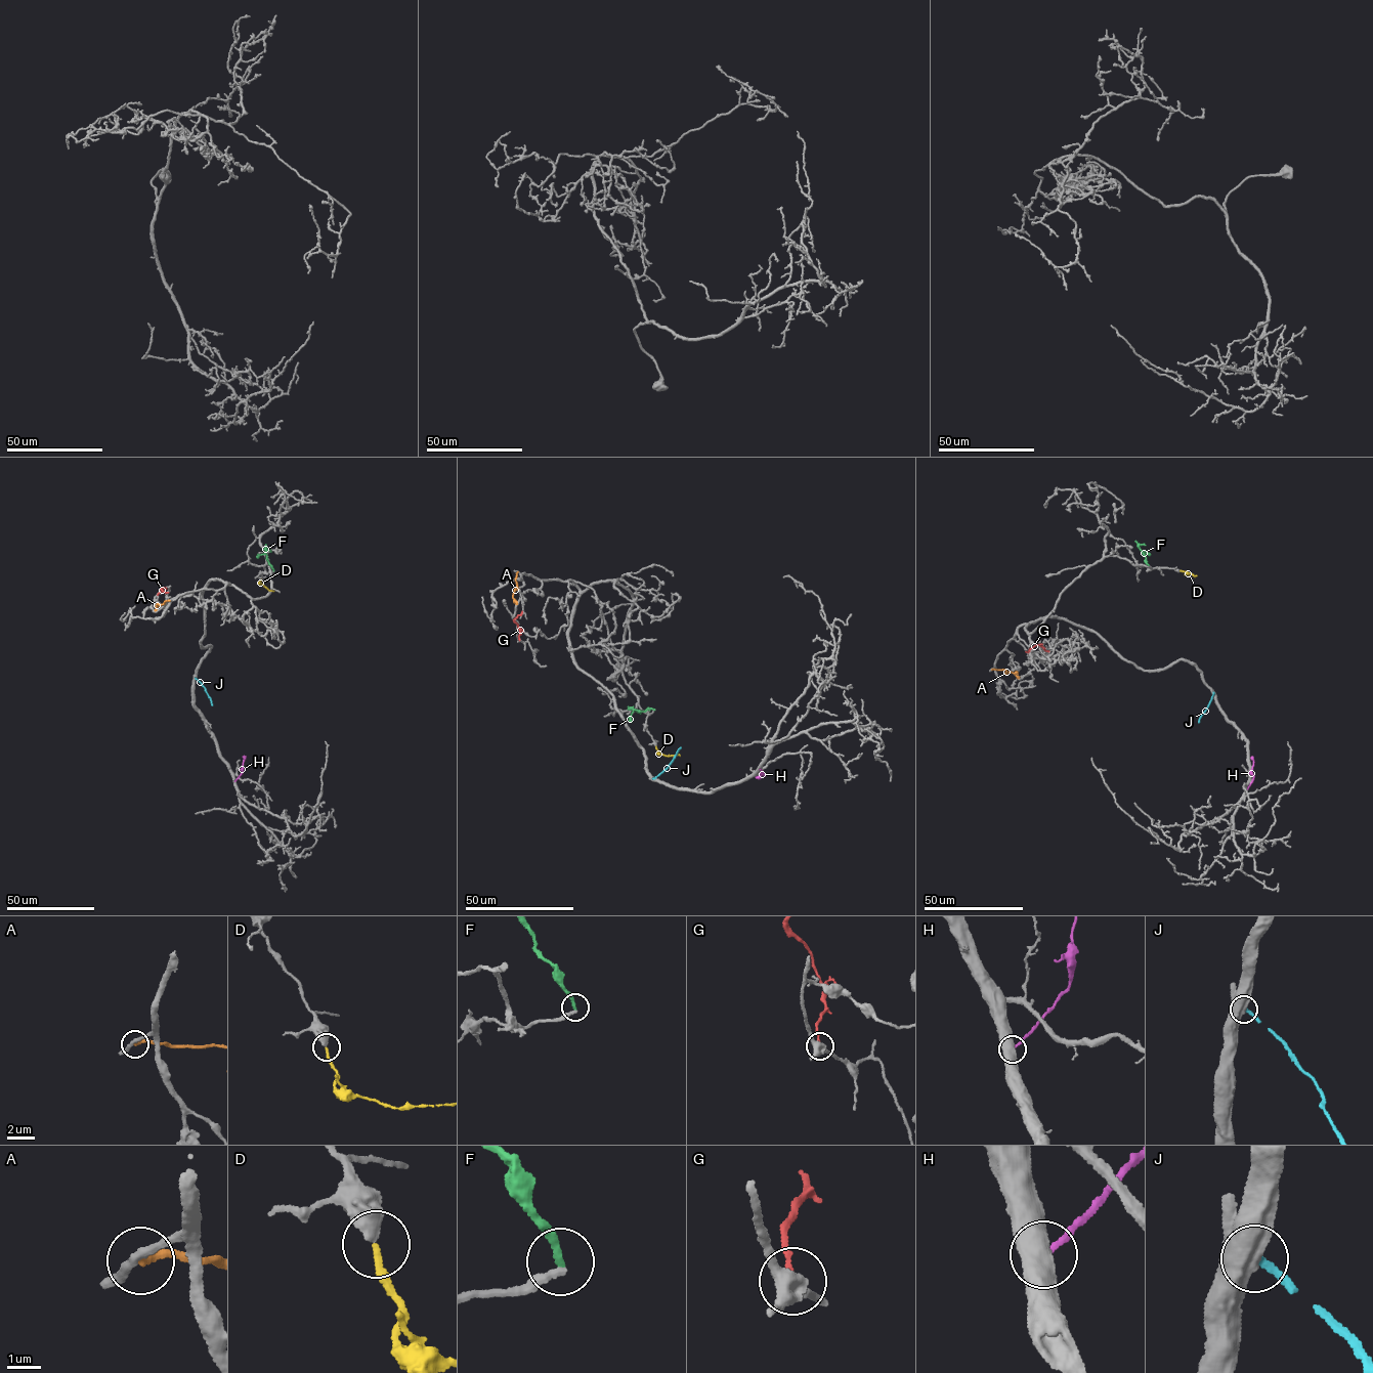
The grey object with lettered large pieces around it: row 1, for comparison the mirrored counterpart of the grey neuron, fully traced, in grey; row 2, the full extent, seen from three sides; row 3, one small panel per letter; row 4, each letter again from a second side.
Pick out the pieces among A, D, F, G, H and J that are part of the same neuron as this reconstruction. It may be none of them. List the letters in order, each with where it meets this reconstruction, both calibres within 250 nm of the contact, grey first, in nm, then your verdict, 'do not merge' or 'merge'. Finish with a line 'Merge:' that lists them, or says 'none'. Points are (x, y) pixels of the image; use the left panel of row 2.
A: meets grey at (169, 600); 220 nm thick on the grey side, 240 nm on the other; do not merge
D: meets grey at (261, 580); 500 nm thick on the grey side, 200 nm on the other; merge
F: meets grey at (273, 570); 240 nm thick on the grey side, 240 nm on the other; merge
G: meets grey at (158, 594); 220 nm thick on the grey side, 200 nm on the other; do not merge
H: meets grey at (234, 780); 550 nm thick on the grey side, 170 nm on the other; do not merge
J: meets grey at (196, 678); 600 nm thick on the grey side, 240 nm on the other; do not merge
Merge: D, F

